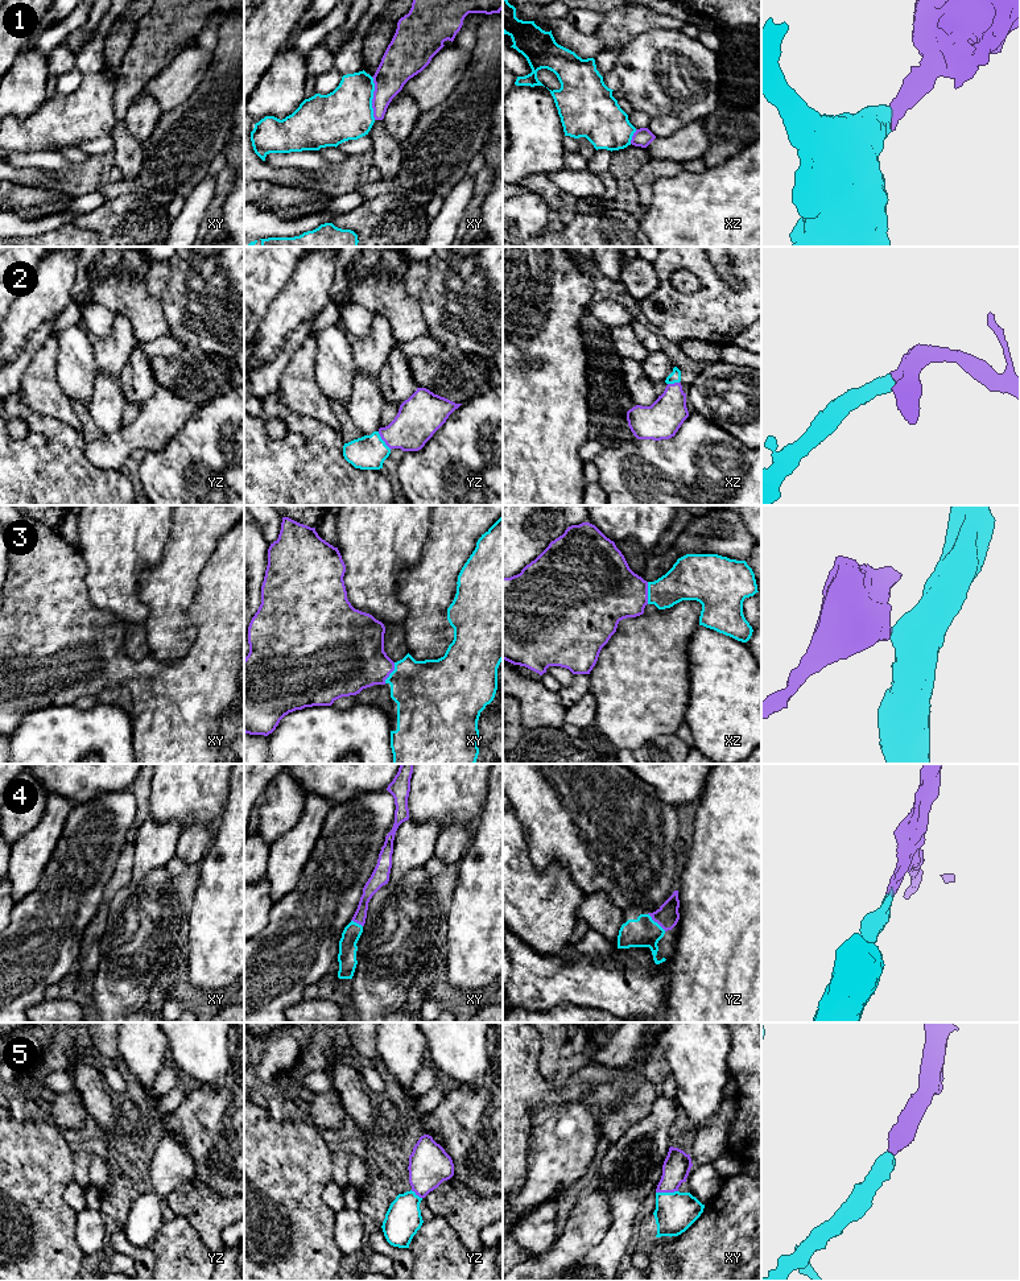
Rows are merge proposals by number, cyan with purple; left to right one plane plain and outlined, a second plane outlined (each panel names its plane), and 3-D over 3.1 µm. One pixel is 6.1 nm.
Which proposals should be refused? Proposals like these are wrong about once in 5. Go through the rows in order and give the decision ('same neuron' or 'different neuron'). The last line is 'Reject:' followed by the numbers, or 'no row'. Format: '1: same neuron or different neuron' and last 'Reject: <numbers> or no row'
1: different neuron
2: same neuron
3: same neuron
4: same neuron
5: same neuron
Reject: 1

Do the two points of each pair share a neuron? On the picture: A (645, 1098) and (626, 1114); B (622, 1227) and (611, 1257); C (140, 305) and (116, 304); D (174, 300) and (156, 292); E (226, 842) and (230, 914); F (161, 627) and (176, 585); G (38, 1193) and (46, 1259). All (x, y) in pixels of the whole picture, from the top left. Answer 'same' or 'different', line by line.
A: same
B: same
C: same
D: different
E: same
F: same
G: same

